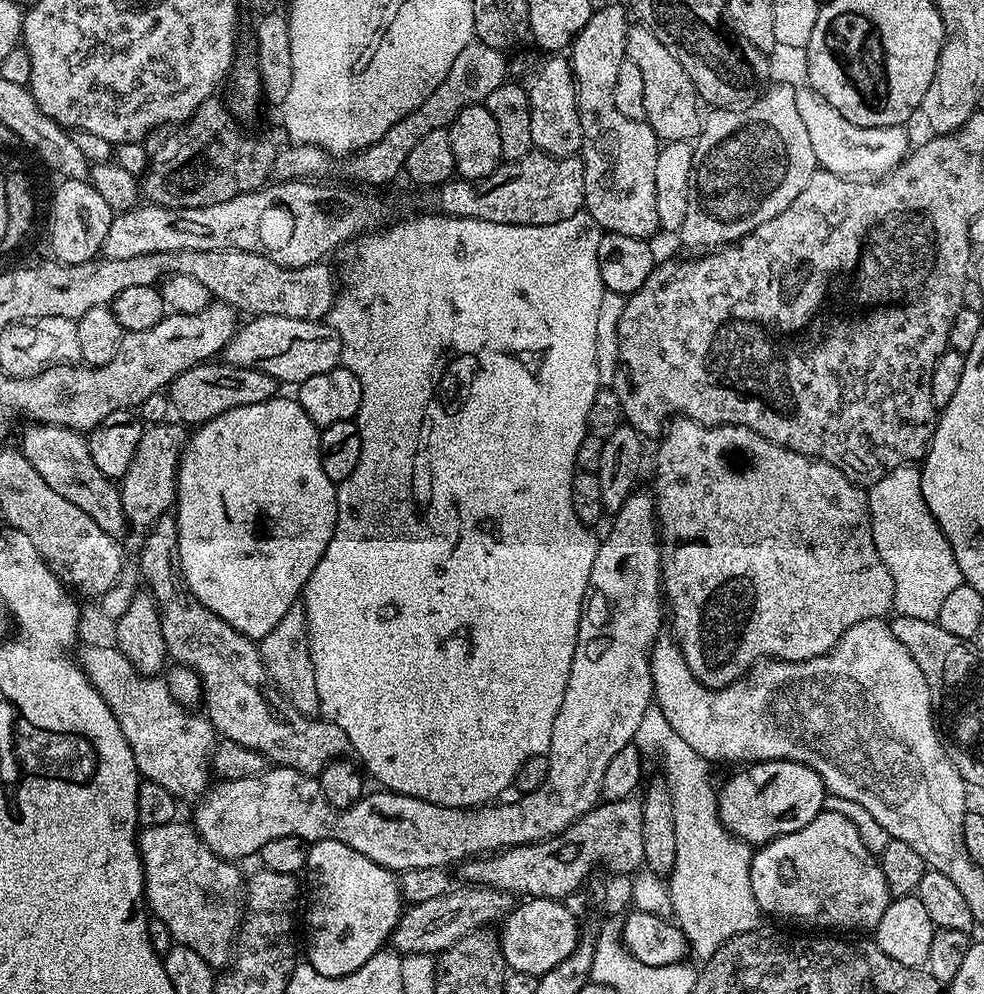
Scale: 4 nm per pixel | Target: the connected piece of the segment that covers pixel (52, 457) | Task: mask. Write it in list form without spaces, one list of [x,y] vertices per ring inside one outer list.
[[[35,422],[29,423],[27,427],[22,445],[24,456],[30,462],[30,466],[38,470],[38,474],[42,474],[42,478],[54,490],[54,494],[62,494],[66,502],[74,502],[74,506],[78,506],[78,510],[94,518],[94,522],[98,522],[102,530],[120,534],[120,531],[126,528],[121,489],[117,481],[102,474],[102,470],[98,470],[98,466],[94,464],[85,433]]]

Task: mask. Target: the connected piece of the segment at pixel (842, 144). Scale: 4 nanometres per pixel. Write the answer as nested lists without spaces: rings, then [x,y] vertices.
[[[811,86],[796,88],[798,114],[806,122],[806,134],[810,134],[810,146],[814,146],[817,165],[825,172],[833,172],[848,180],[882,180],[896,171],[910,155],[908,128],[895,124],[881,128],[854,126],[826,98],[822,98]]]

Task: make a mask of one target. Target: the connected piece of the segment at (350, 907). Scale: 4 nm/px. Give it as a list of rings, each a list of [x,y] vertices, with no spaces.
[[[317,840],[309,847],[306,876],[312,879],[312,905],[308,908],[308,924],[312,929],[308,932],[307,963],[318,970],[318,974],[330,978],[357,972],[375,952],[381,951],[389,943],[400,920],[402,897],[397,877],[341,840]]]

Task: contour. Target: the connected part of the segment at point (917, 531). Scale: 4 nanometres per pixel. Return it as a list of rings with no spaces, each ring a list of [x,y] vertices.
[[[911,464],[898,466],[898,470],[871,485],[866,495],[874,546],[882,562],[886,562],[890,578],[894,578],[892,607],[895,615],[936,620],[942,602],[964,583],[964,575],[954,558],[954,550],[950,550],[946,534],[942,534],[934,514],[930,514],[922,498],[920,468]]]

